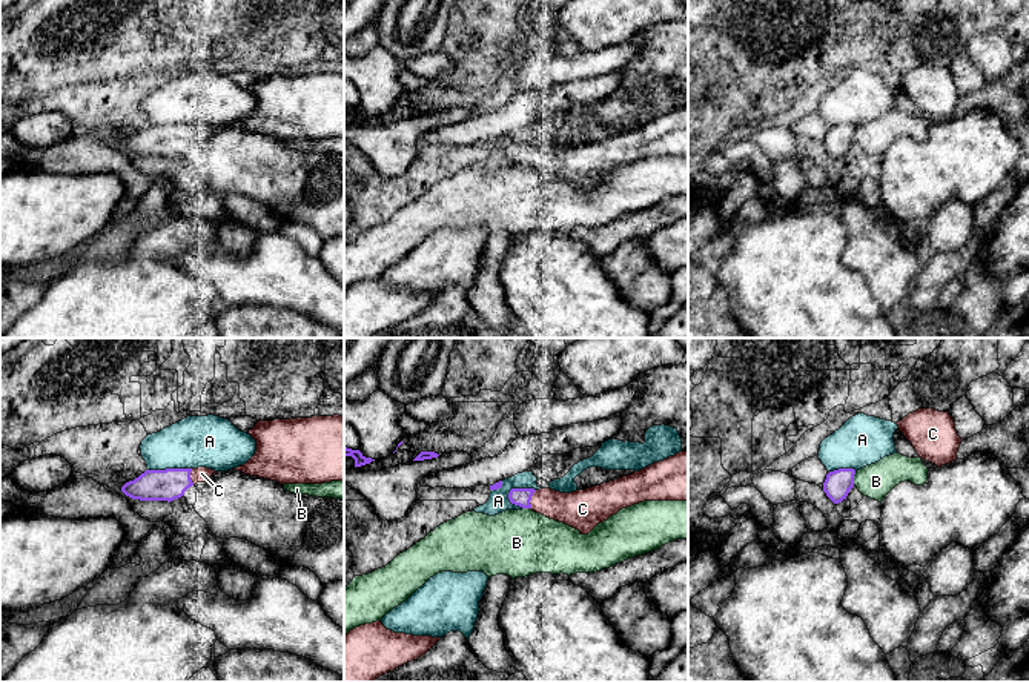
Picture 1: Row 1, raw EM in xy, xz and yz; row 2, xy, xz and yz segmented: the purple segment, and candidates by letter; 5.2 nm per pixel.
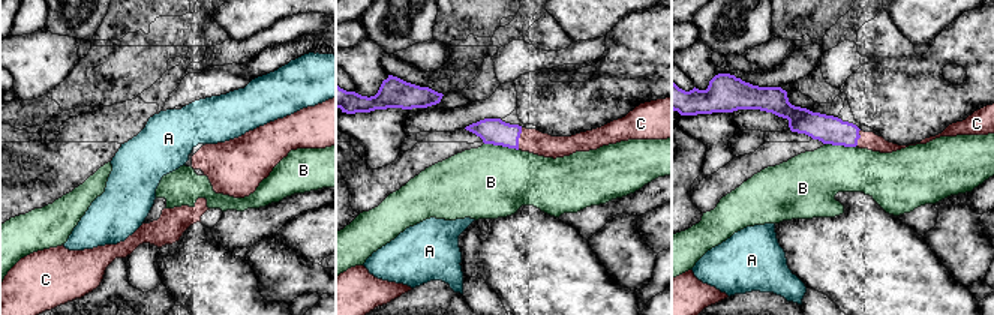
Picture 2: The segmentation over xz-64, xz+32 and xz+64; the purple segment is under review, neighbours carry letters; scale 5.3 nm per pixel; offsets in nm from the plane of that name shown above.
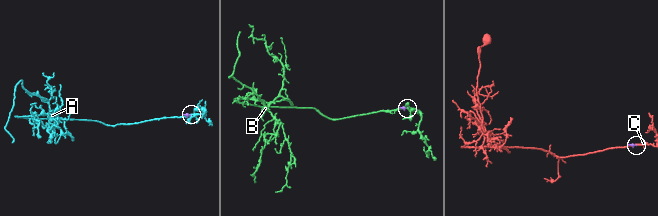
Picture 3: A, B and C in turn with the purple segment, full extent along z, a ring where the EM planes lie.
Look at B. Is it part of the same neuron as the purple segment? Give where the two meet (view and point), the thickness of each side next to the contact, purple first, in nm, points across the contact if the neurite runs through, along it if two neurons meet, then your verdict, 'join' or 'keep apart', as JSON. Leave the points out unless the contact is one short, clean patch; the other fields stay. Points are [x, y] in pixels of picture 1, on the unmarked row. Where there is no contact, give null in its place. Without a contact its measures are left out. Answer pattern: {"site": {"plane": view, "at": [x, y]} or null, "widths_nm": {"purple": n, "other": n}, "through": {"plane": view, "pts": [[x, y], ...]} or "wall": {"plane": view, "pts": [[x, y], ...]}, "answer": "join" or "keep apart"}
{"site": {"plane": "yz", "at": [853, 134]}, "widths_nm": {"purple": 140, "other": 180}, "wall": {"plane": "yz", "pts": [[856, 128], [853, 140]]}, "answer": "keep apart"}

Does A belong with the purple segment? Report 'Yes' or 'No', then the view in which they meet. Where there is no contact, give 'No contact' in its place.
No. Touches purple in xz

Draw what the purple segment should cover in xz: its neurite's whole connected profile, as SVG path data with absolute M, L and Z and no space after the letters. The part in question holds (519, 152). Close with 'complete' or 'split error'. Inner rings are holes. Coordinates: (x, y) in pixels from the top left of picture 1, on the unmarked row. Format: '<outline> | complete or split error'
M688 108L585 146L561 149L551 144L511 144L508 155L588 190L597 180L634 160L688 157Z | split error

